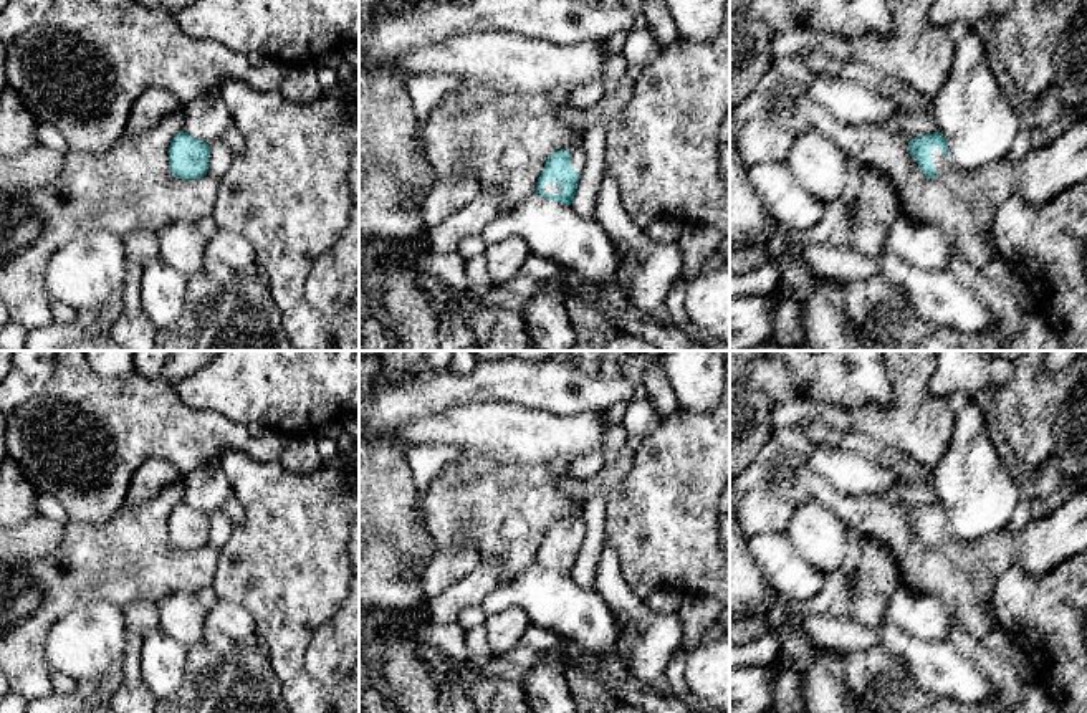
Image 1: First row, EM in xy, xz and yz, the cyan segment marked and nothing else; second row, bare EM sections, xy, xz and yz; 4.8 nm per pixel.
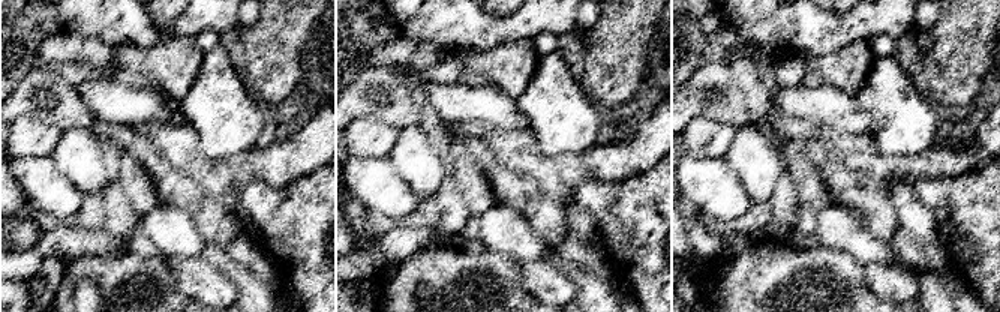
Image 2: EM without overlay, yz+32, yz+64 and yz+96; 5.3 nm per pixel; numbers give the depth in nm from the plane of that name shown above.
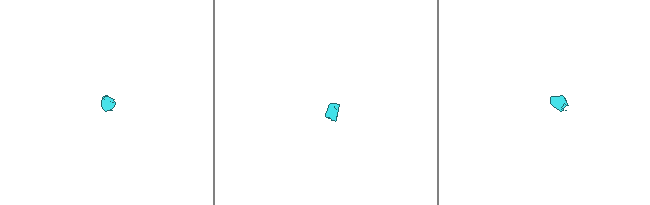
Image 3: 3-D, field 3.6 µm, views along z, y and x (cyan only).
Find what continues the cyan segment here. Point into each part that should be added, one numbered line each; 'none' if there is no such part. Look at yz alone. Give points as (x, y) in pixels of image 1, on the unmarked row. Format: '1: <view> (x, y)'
1: yz (1036, 550)

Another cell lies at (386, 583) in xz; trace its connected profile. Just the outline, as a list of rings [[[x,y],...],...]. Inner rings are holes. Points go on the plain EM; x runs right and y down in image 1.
[[[359,536],[359,610],[410,612],[429,604],[422,577],[382,539]]]

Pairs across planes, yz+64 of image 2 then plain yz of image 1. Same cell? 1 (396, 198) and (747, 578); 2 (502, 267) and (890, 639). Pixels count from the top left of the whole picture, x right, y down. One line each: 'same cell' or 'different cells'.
1: different cells
2: different cells

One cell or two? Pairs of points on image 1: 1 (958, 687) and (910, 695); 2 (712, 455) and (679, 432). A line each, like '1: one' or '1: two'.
1: two
2: one

